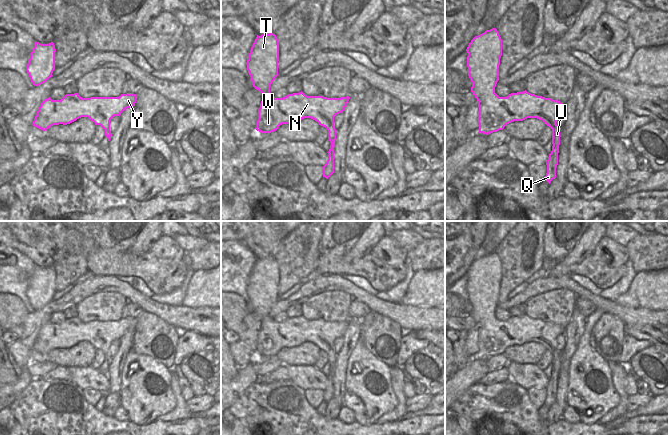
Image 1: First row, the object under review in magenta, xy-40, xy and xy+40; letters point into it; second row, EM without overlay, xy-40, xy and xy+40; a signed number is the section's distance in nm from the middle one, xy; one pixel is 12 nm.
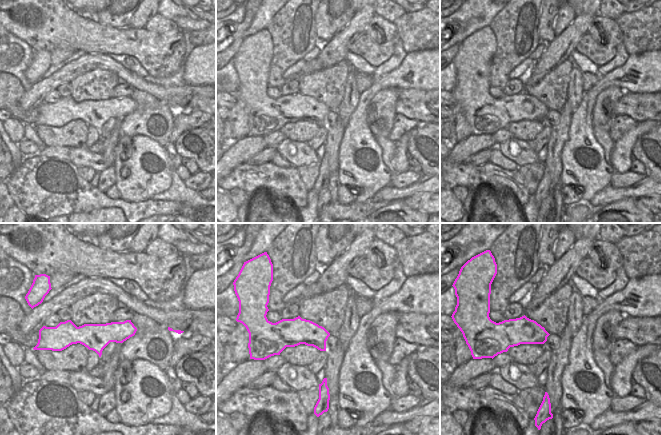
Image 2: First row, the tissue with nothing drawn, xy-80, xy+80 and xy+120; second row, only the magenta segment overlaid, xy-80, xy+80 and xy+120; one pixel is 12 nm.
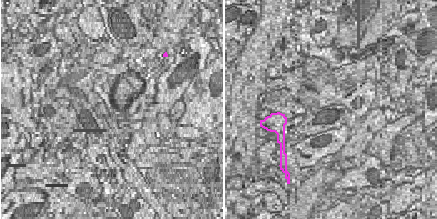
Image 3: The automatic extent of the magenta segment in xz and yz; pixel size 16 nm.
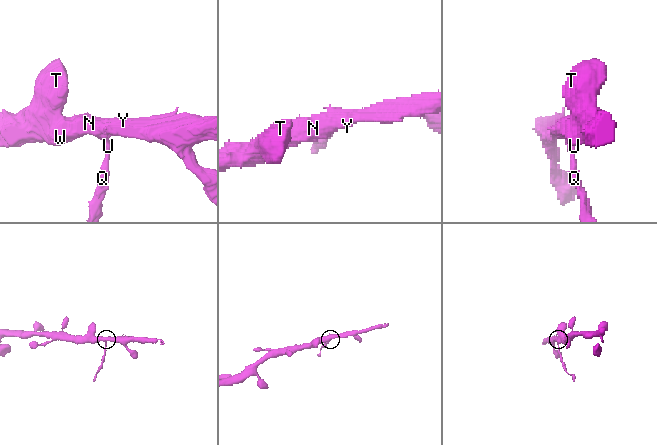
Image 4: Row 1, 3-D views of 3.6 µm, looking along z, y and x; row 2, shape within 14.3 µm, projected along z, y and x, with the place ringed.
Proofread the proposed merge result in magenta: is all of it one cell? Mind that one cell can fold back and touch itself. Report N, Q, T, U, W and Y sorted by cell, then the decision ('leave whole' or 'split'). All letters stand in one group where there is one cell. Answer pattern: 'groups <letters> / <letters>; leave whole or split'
groups N T U W Y / Q; split

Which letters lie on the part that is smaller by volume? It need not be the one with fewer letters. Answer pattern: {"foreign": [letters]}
{"foreign": ["Q"]}

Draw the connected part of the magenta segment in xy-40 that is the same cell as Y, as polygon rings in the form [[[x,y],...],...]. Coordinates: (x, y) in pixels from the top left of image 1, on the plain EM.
[[[78,317],[66,318],[61,324],[45,323],[34,342],[33,350],[46,355],[53,349],[67,349],[81,341],[88,341],[95,349],[100,349],[104,353],[104,359],[111,363],[110,345],[114,340],[120,340],[127,332],[135,330],[136,318],[121,318],[119,321],[90,321],[82,322]]]

